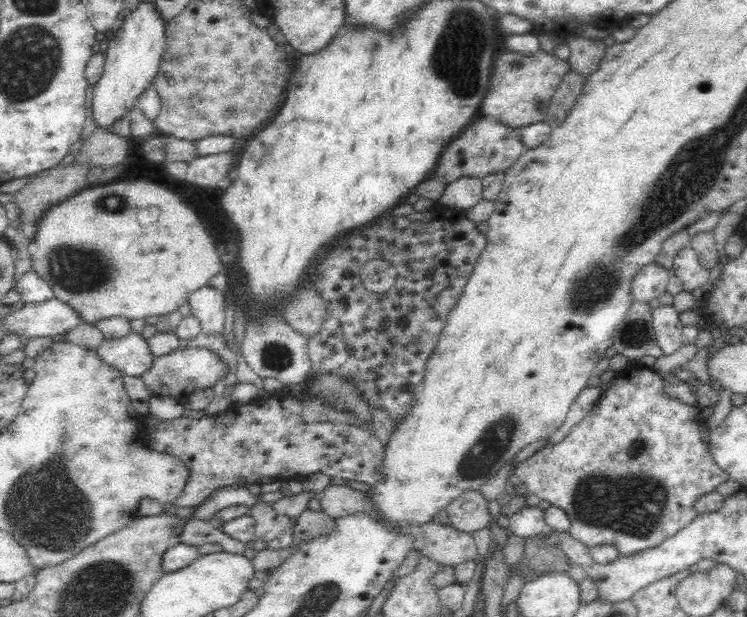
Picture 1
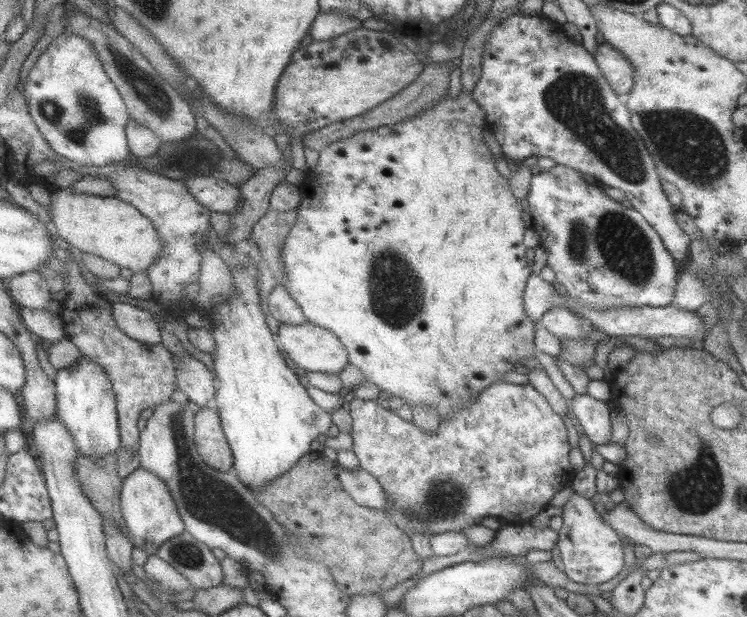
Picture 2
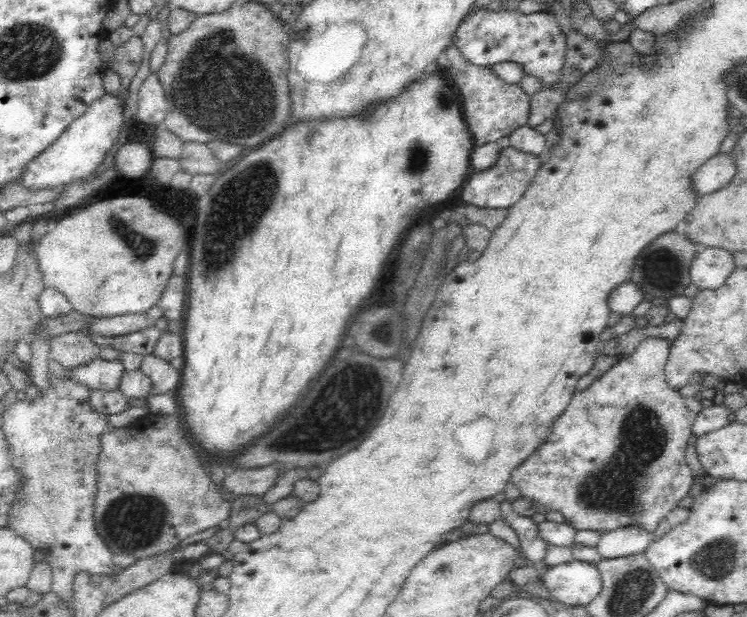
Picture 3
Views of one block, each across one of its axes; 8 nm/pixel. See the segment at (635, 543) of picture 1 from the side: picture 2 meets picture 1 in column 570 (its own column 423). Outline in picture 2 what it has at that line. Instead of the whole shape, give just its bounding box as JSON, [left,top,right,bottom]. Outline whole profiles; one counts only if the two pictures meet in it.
[349,381,576,538]

